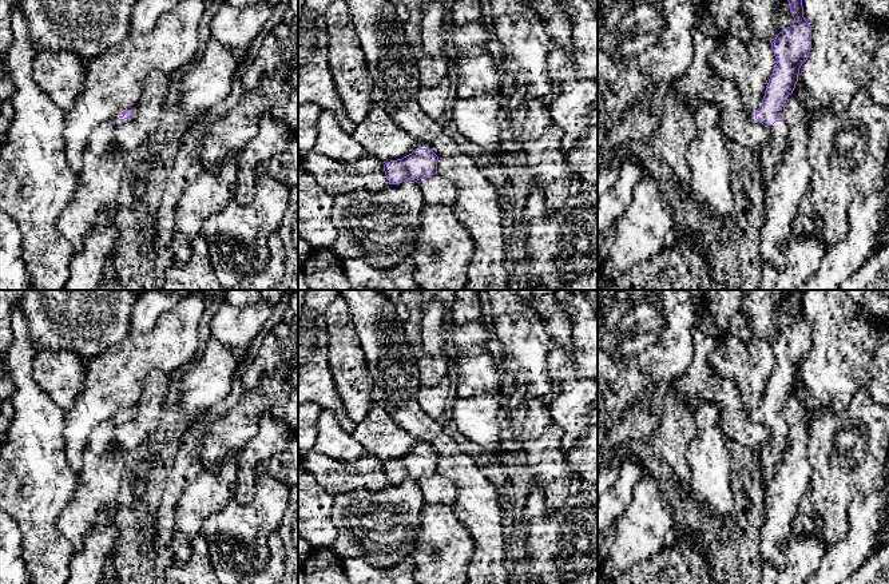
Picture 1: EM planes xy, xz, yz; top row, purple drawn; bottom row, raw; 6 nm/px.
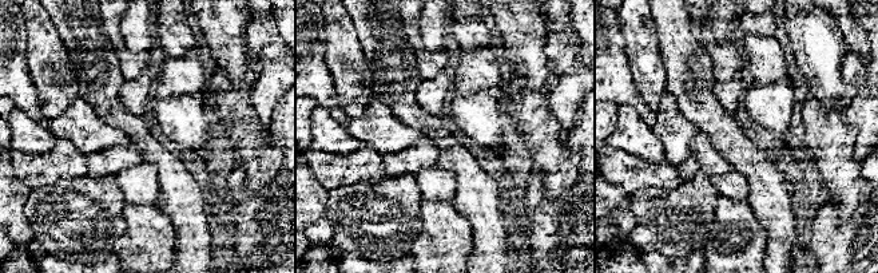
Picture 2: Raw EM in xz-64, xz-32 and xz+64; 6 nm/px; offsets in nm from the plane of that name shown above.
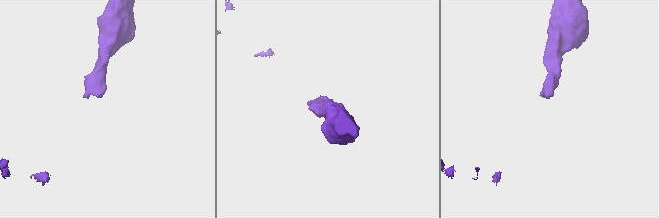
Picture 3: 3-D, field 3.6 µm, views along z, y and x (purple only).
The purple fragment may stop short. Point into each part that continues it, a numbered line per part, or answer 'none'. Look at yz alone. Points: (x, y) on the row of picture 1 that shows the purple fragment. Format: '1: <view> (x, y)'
1: yz (769, 155)

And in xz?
none

